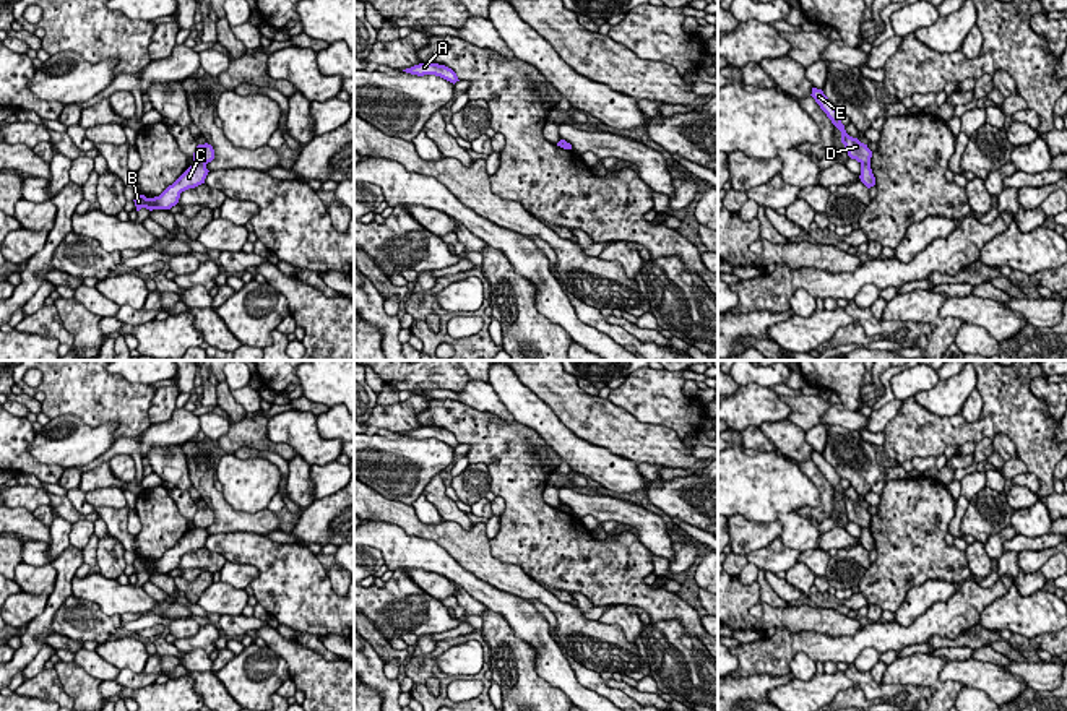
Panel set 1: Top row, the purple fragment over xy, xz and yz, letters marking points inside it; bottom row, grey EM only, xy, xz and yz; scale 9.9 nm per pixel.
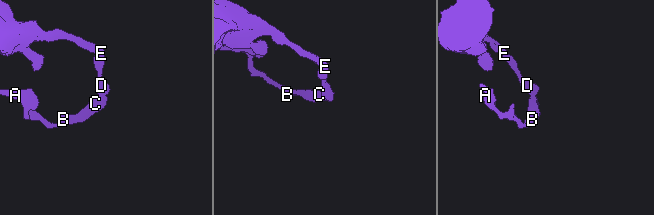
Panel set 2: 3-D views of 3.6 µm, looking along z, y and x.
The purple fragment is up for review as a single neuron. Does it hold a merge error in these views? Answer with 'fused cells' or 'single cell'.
fused cells

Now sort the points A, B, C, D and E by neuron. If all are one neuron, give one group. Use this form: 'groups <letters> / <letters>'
groups A B C / D E

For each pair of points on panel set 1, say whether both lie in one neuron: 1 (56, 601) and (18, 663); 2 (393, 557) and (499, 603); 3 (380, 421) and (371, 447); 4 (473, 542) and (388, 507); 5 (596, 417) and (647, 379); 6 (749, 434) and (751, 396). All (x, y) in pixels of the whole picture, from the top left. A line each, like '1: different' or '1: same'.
1: same
2: same
3: different
4: same
5: different
6: different

